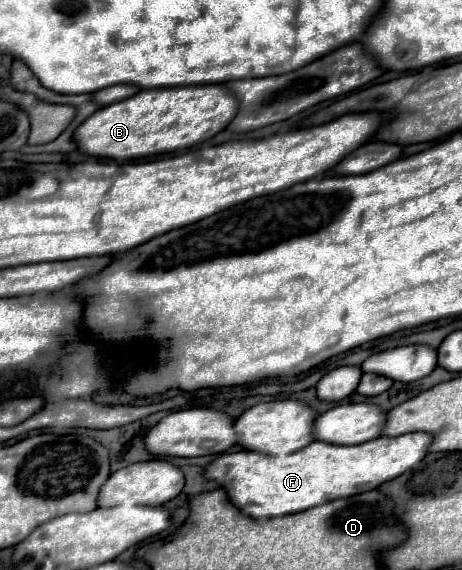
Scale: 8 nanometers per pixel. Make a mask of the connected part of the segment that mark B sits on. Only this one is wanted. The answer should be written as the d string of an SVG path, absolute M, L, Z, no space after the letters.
M225 85L143 89L125 101L95 111L77 127L75 141L87 155L129 161L189 149L223 131L233 117L235 95Z

